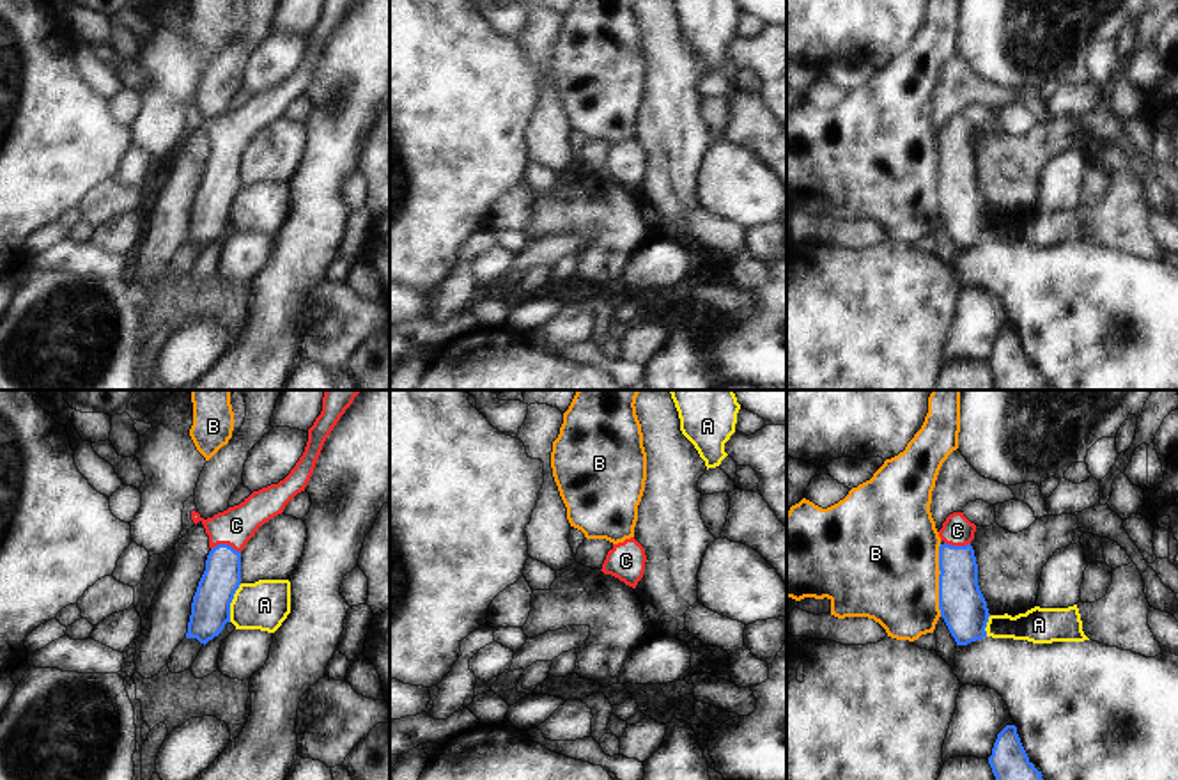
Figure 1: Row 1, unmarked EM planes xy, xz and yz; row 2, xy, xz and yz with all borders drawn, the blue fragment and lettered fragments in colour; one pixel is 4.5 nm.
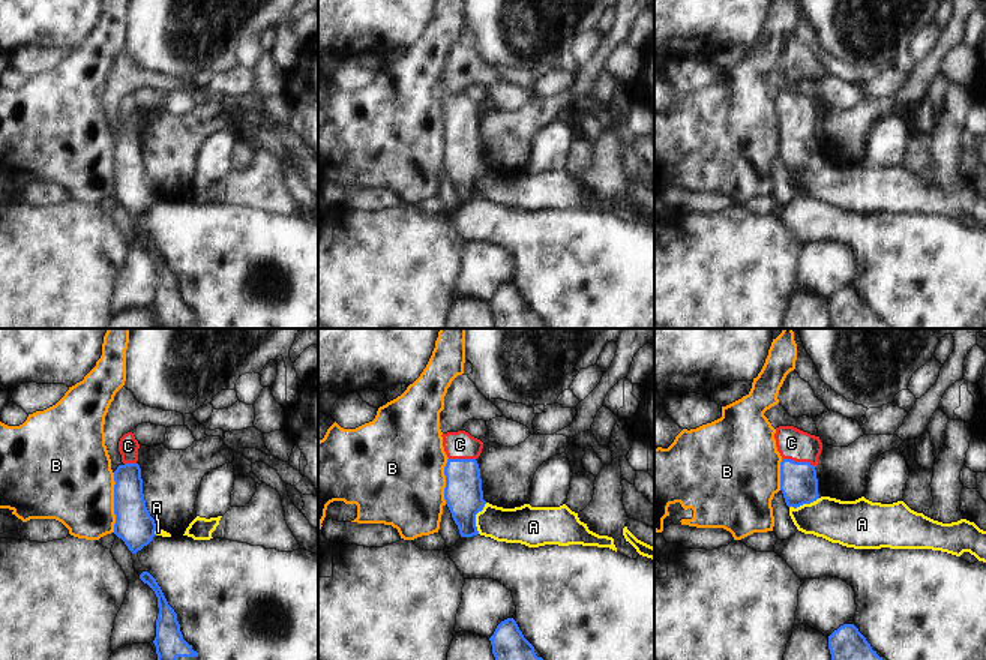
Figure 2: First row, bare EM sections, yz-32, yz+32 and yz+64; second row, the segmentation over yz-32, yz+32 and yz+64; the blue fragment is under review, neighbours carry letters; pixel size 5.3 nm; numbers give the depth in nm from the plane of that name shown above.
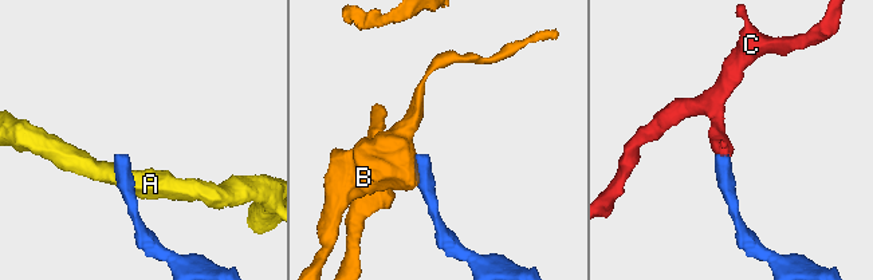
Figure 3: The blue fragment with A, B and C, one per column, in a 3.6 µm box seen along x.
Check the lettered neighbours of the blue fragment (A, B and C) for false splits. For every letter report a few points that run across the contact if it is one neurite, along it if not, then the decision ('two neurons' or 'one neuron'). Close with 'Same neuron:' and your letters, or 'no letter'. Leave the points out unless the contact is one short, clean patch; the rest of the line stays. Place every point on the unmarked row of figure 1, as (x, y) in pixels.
A: xy (241, 187), (231, 206), (229, 224) | two neurons
B: yz (941, 148), (939, 218) | two neurons
C: xy (222, 179), (225, 148), (227, 137), (236, 128) | one neuron
Same neuron: C

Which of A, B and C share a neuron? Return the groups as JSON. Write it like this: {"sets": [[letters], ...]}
{"sets": [["A"], ["B"], ["C"]]}

